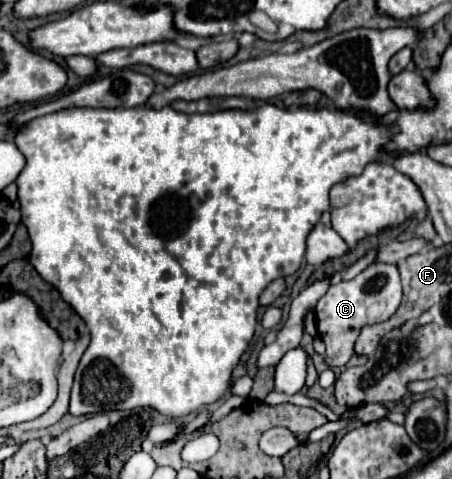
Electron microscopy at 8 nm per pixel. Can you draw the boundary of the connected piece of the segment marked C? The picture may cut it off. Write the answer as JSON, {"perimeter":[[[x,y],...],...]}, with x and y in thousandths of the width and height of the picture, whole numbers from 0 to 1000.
{"perimeter":[[[825,551],[772,589],[750,589],[723,605],[723,614],[697,639],[697,672],[706,706],[719,714],[719,756],[728,768],[763,764],[785,739],[781,722],[808,681],[861,668],[887,635],[887,589],[878,555]]]}

